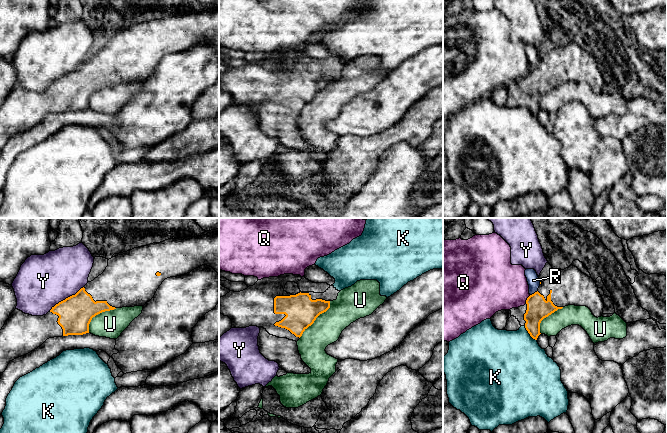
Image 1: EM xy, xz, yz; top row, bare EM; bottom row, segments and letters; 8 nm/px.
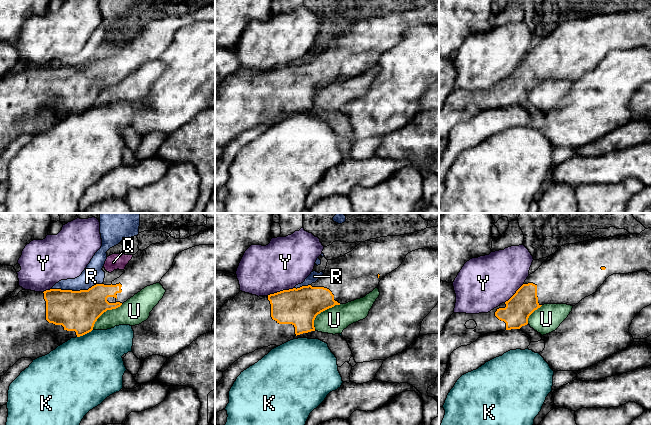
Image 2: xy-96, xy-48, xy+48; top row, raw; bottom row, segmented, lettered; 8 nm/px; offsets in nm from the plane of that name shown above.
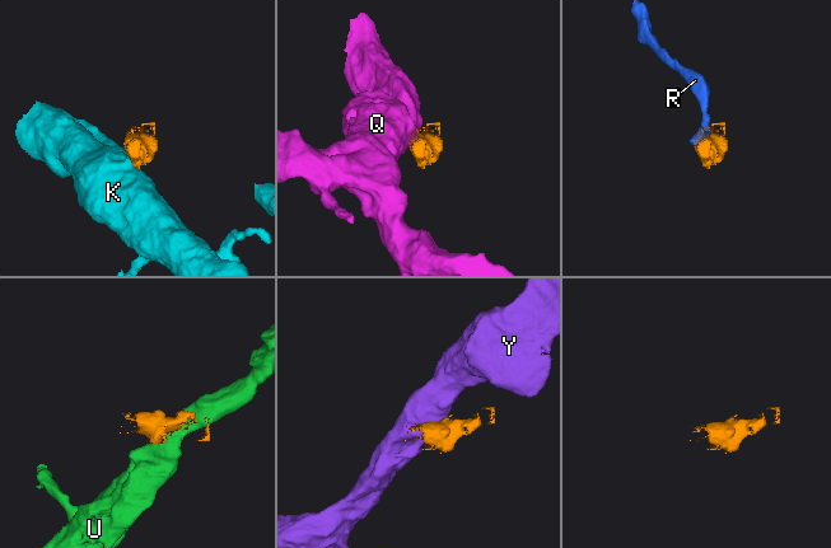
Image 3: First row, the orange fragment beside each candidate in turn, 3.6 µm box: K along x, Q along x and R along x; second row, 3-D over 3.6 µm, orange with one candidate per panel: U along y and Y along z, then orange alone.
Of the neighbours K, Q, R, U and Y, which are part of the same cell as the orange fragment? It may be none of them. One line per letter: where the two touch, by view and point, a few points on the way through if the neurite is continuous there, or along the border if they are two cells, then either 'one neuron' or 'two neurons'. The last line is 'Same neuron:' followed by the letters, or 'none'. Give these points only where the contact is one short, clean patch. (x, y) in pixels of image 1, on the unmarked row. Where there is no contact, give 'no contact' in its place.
K: yz (529, 109) | along yz (524, 102), (527, 108), (536, 116) | two neurons
Q: yz (527, 75) | two neurons
R: yz (534, 69) | two neurons
U: xz (316, 93) | two neurons
Y: xy (66, 74) | two neurons
Same neuron: none

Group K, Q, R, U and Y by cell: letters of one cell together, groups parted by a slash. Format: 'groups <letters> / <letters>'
groups K / Q / R / U / Y

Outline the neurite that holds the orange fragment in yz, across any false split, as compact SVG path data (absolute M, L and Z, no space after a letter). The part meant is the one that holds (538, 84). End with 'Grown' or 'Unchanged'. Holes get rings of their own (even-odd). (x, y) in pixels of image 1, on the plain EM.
M573 41L554 47L541 58L538 67L527 74L526 80L525 104L535 116L541 110L541 97L558 85L568 81L586 82L598 94L604 84L596 58Z. Grown

